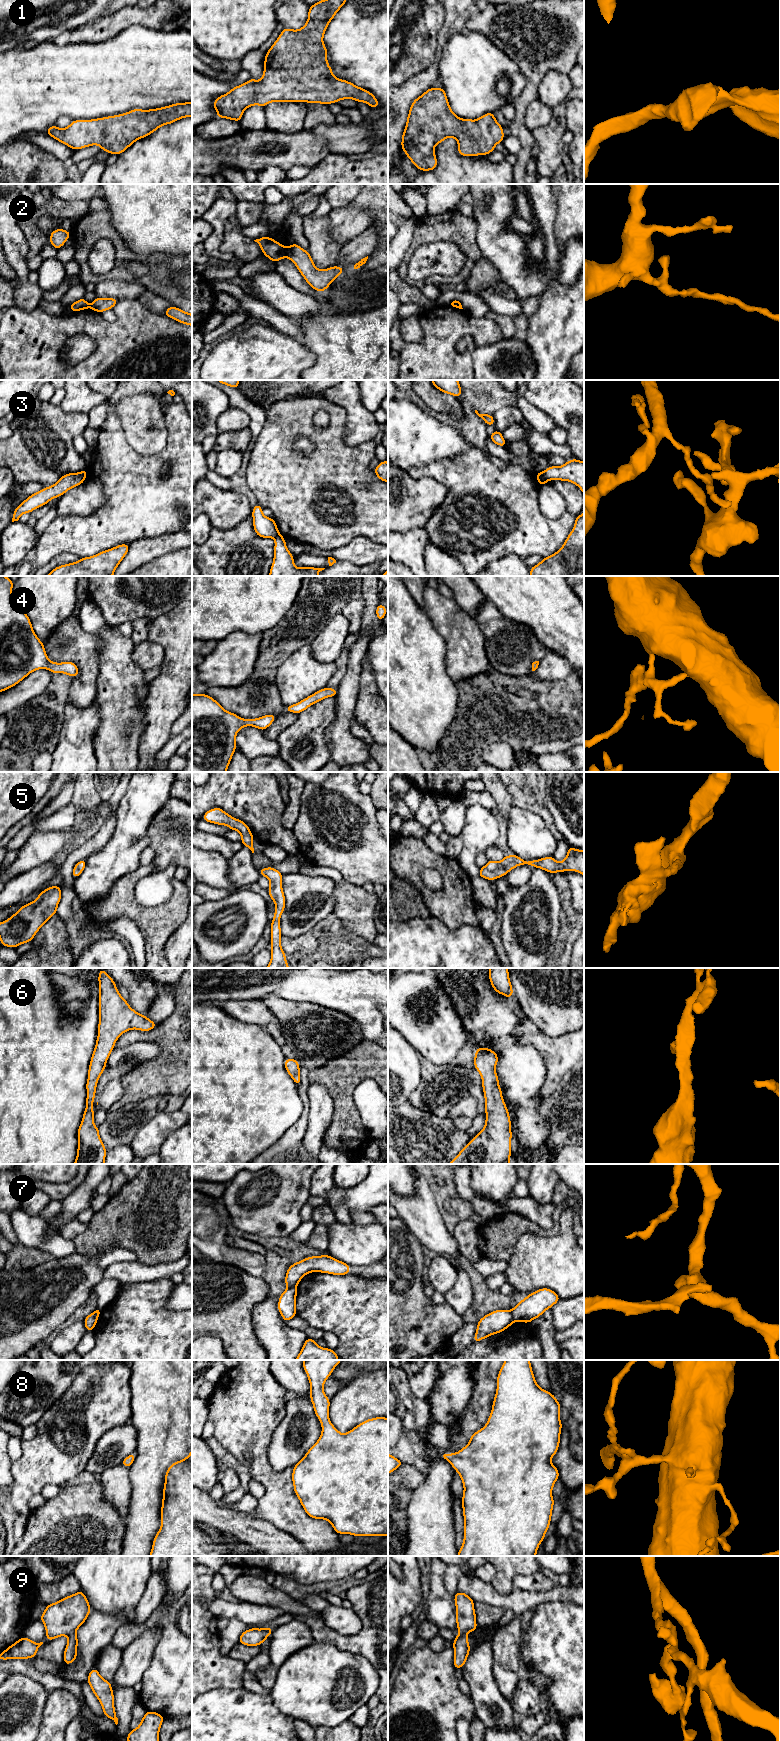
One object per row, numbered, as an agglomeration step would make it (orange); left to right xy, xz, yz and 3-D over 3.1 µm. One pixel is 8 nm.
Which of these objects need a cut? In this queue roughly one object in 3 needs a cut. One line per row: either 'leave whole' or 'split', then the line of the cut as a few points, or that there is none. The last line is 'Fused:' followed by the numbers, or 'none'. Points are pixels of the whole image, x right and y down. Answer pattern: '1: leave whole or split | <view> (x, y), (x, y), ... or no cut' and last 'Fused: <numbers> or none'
1: leave whole | no cut
2: split | xz (287, 248), (285, 255)
3: split | yz (542, 472), (548, 480)
4: leave whole | no cut
5: leave whole | no cut
6: leave whole | no cut
7: split | yz (510, 1311), (514, 1320)
8: leave whole | no cut
9: split | yz (460, 1632), (464, 1633)
Fused: 2, 3, 7, 9

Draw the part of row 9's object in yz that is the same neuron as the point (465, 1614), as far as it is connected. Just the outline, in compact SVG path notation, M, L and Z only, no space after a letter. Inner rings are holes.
M457 1592L454 1596L456 1605L456 1623L460 1633L474 1632L477 1629L474 1601L463 1592Z

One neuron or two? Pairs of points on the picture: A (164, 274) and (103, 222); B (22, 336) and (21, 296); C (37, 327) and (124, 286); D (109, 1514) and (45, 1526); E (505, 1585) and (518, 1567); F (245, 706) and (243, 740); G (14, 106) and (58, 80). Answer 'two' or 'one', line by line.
A: one
B: two
C: two
D: one
E: one
F: two
G: one

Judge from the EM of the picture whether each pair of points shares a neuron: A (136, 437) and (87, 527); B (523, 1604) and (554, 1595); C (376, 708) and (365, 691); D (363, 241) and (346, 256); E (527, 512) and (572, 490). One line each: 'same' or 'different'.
A: different
B: same
C: same
D: same
E: different

